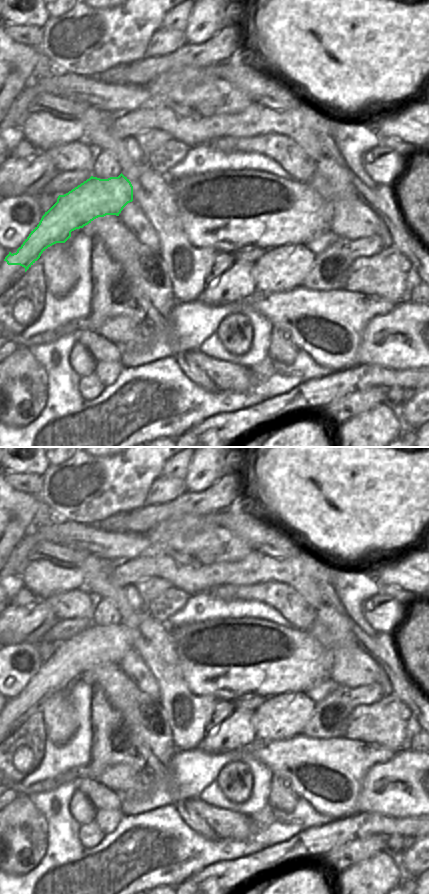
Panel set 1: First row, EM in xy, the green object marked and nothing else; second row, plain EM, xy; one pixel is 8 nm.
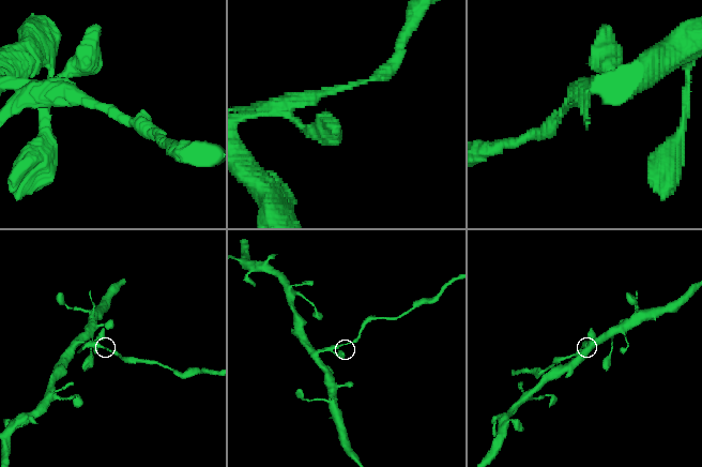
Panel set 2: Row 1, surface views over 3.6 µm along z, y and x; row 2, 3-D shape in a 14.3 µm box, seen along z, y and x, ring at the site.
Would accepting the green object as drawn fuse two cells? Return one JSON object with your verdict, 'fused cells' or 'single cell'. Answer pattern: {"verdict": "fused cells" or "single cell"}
{"verdict": "fused cells"}

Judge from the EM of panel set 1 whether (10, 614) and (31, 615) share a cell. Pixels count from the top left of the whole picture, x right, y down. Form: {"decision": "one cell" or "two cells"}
{"decision": "one cell"}

